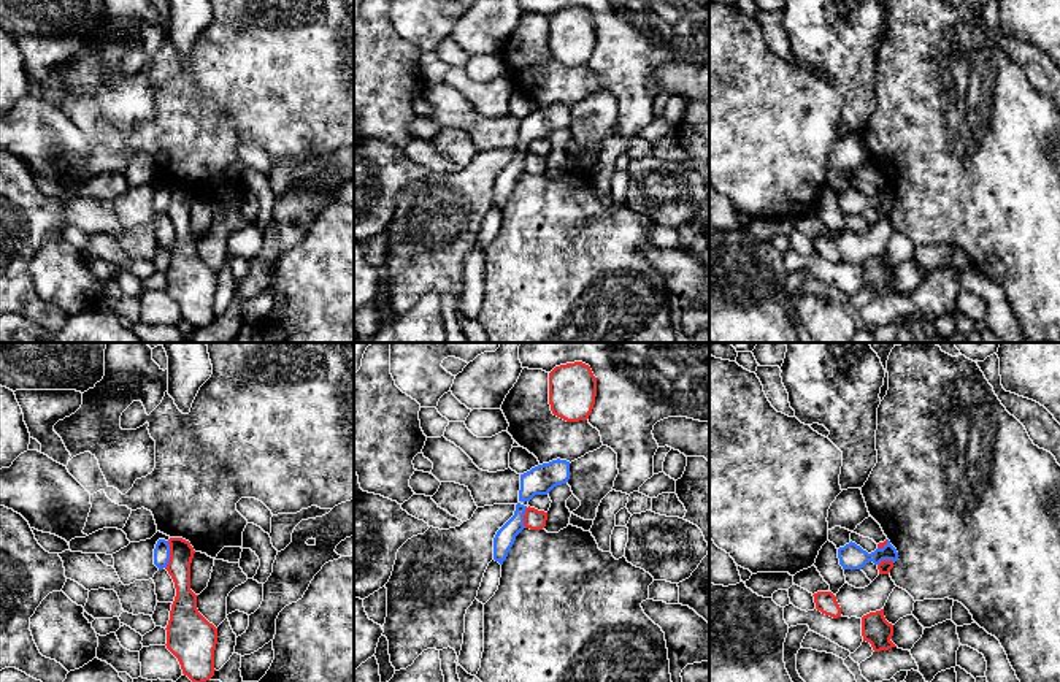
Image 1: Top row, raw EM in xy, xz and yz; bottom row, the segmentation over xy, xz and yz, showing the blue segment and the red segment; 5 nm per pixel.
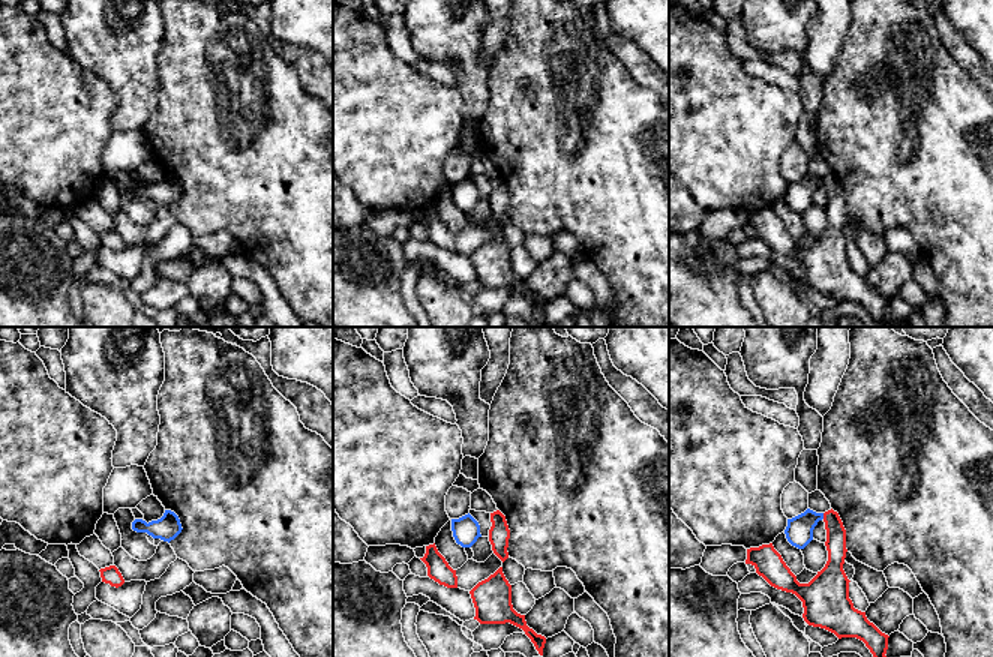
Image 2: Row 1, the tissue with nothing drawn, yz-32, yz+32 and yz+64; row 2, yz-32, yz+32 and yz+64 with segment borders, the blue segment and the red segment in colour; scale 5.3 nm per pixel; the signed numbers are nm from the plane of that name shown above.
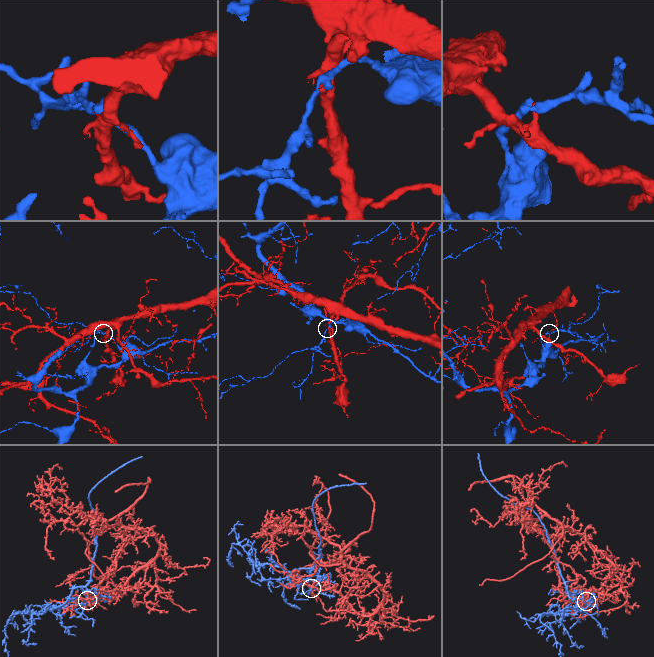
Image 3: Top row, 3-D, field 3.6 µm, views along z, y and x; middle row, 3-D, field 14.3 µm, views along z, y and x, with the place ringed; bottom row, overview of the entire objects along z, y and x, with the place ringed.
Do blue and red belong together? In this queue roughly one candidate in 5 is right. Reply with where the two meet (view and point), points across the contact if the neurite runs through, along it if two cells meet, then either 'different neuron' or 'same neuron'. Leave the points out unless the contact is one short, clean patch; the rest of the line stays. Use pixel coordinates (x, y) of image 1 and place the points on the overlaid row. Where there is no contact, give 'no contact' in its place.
contact xy (168, 555); different neuron

